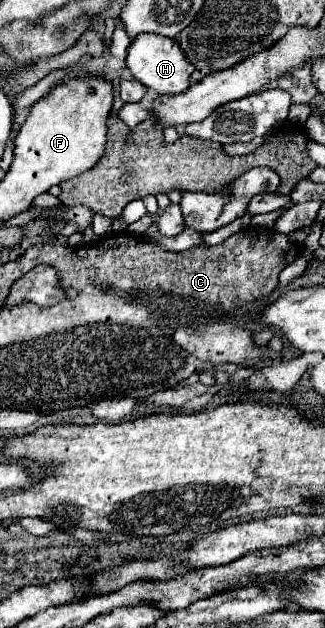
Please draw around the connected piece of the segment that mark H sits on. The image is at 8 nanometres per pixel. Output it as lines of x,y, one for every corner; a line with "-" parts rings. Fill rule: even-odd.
139,34
129,46
127,68
141,84
159,94
179,94
181,90
187,90
191,86
189,78
193,68
191,62
183,56
183,50
179,48
175,38
165,38
159,34

